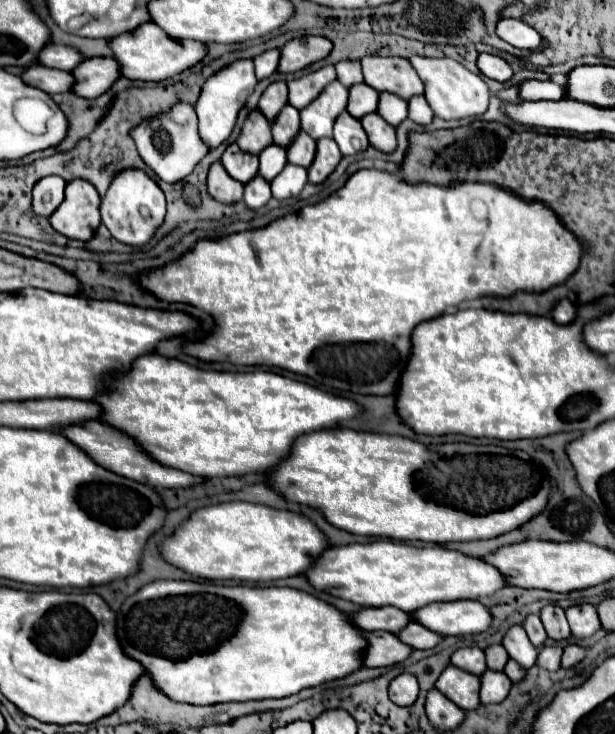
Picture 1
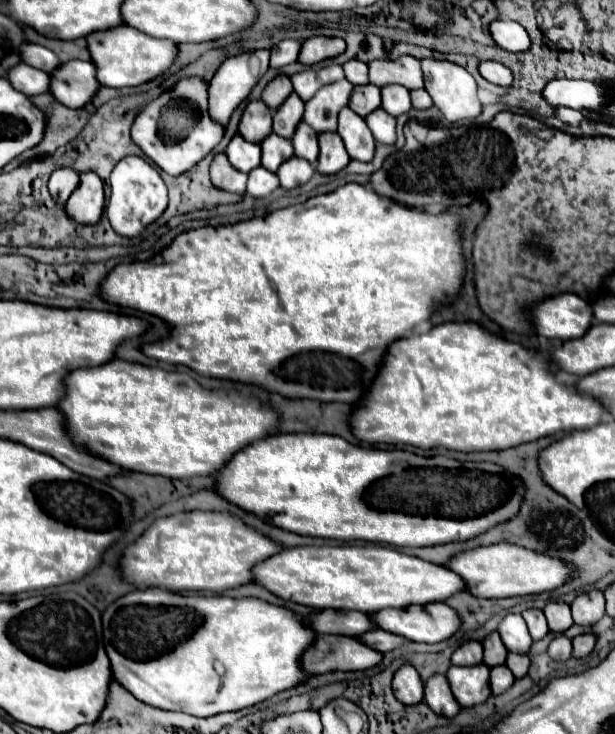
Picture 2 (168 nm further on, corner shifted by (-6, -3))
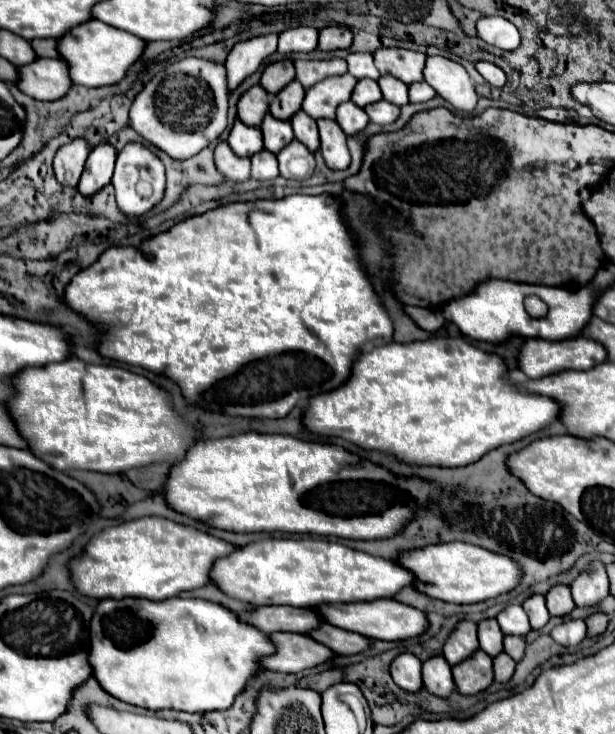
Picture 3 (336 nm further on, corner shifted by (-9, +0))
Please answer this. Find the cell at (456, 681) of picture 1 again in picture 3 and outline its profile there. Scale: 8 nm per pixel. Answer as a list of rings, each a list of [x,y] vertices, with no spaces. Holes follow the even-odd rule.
[[[478,650],[460,664],[452,666],[454,684],[462,694],[478,694],[492,684],[492,658]]]

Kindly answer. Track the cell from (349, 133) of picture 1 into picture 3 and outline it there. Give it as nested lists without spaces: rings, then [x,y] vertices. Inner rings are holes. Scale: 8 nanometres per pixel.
[[[344,102],[336,110],[336,122],[344,130],[344,134],[352,136],[352,134],[358,134],[360,130],[364,130],[364,126],[368,124],[368,116],[354,102]]]

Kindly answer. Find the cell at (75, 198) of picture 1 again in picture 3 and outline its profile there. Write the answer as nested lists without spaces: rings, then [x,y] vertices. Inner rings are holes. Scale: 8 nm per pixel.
[[[98,144],[98,148],[90,150],[90,156],[86,160],[78,190],[84,196],[90,196],[94,192],[98,192],[100,188],[104,188],[110,180],[112,180],[112,170],[114,170],[114,162],[116,162],[116,150],[114,146],[106,144]]]

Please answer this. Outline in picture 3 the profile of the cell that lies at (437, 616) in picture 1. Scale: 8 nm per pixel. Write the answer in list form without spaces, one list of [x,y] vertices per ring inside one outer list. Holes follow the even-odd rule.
[[[372,600],[370,604],[322,604],[318,610],[318,616],[326,620],[328,624],[348,630],[348,632],[358,632],[368,638],[376,640],[404,640],[404,638],[414,638],[424,632],[426,628],[426,616],[406,604],[400,604],[396,600]]]

